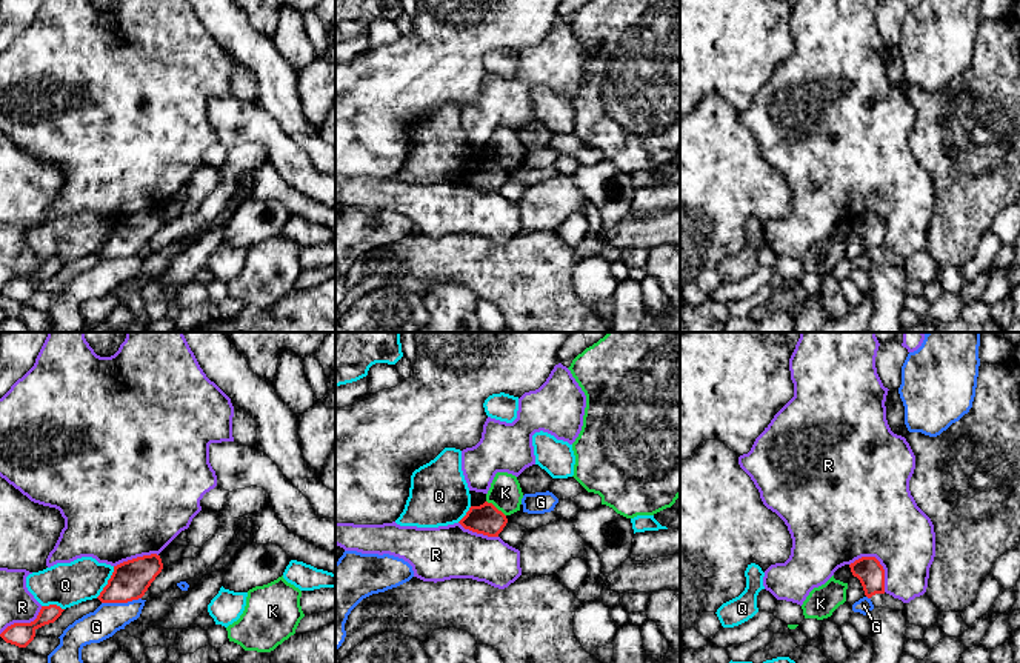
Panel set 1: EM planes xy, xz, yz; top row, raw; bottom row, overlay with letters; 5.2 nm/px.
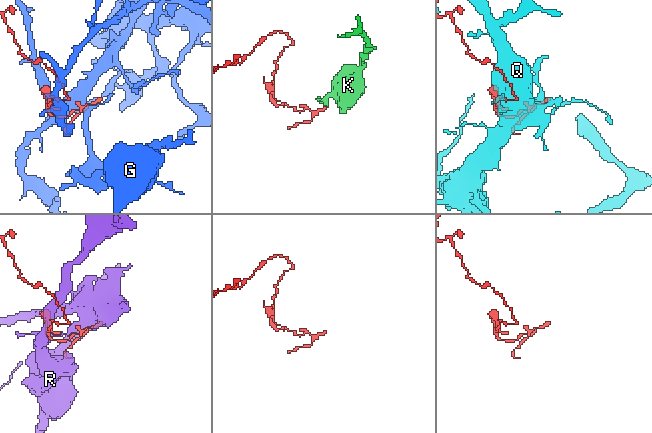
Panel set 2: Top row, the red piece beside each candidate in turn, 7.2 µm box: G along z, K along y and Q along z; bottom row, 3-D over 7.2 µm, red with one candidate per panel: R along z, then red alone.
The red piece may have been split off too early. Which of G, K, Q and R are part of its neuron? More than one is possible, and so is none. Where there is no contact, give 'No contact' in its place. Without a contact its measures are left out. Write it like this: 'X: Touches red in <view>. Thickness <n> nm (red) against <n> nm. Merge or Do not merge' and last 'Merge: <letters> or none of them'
G: Touches red in xy. Thickness 200 nm (red) against 160 nm. Do not merge
K: Touches red in xz. Thickness 160 nm (red) against 170 nm. Do not merge
Q: Touches red in xy. Thickness 200 nm (red) against 220 nm. Do not merge
R: Touches red in yz. Thickness 140 nm (red) against 440 nm. Do not merge
Merge: none of them

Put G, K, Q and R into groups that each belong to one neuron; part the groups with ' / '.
G / K / Q / R

